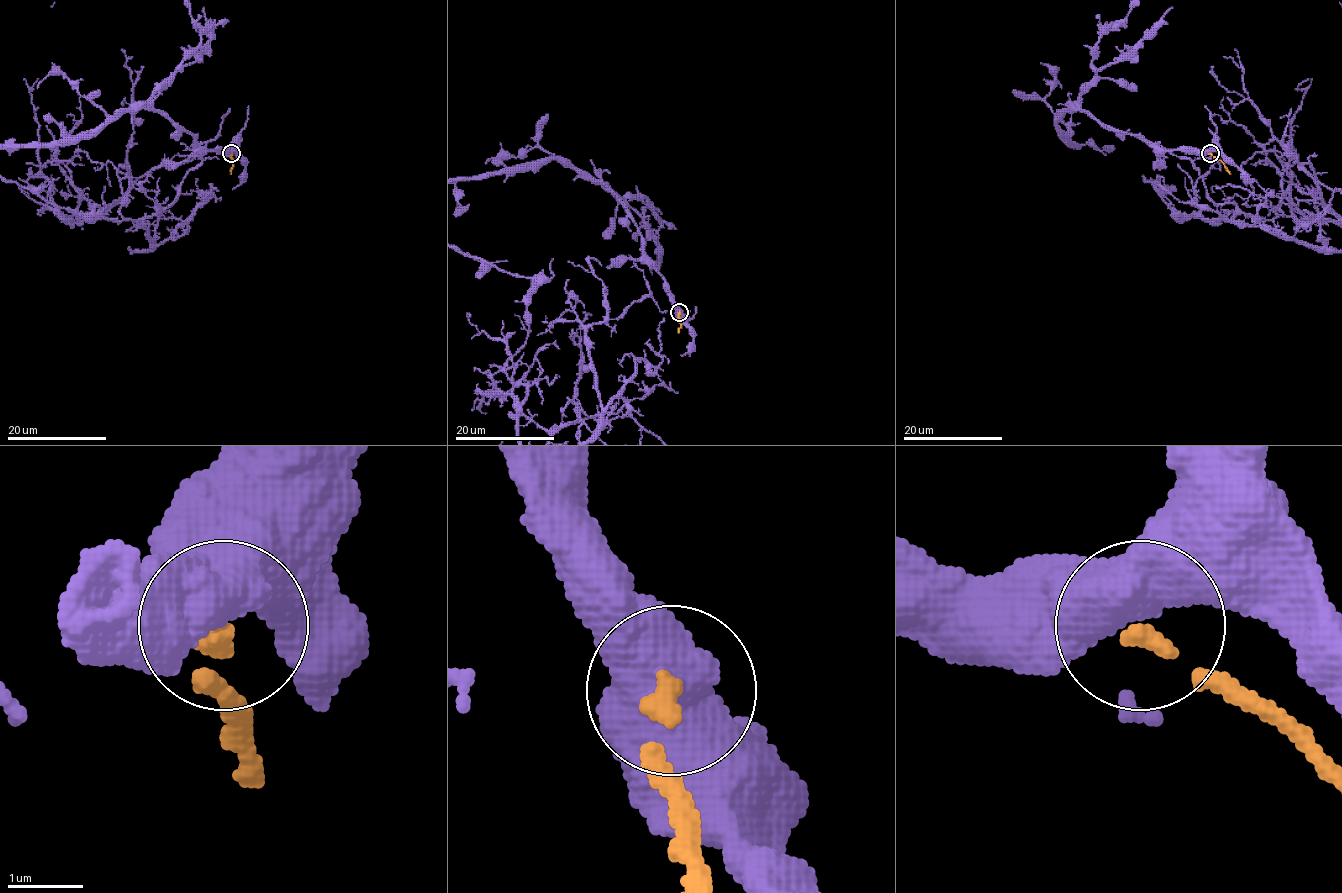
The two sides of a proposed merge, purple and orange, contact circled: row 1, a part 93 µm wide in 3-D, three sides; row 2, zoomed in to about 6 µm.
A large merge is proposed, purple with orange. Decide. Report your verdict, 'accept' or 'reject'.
reject

